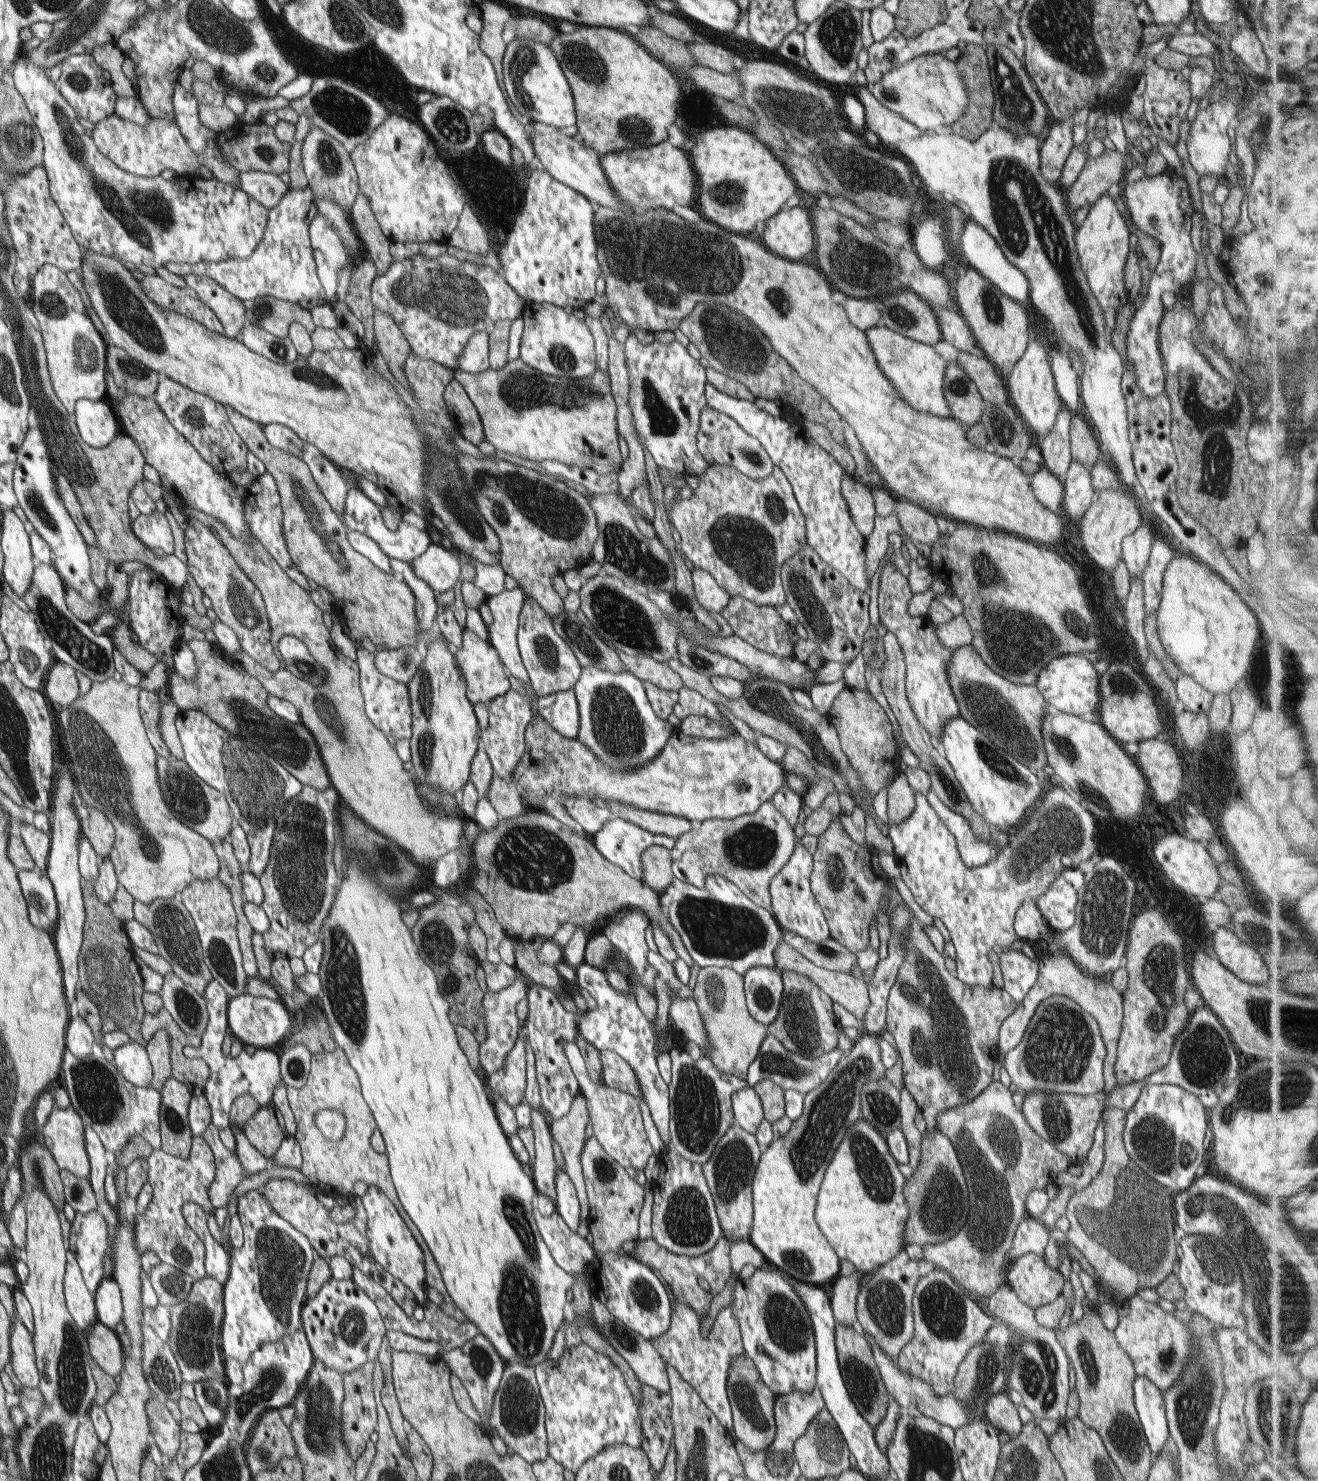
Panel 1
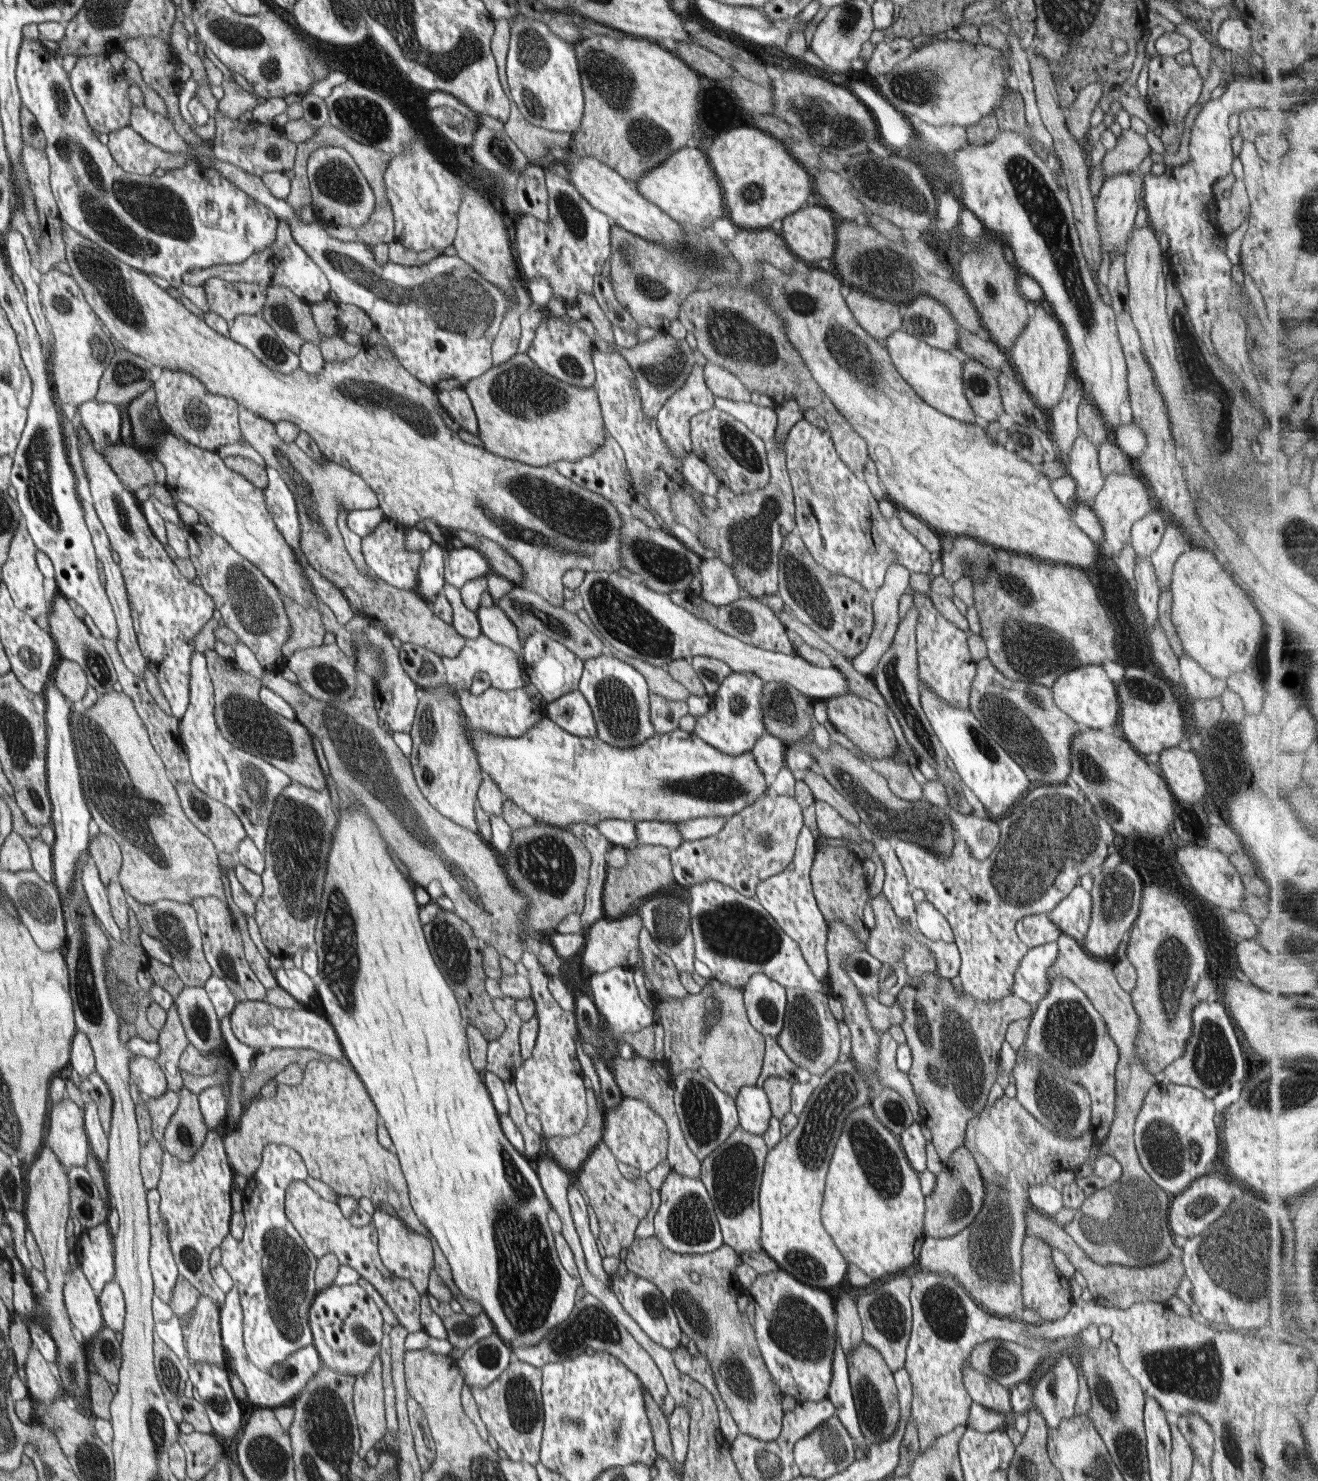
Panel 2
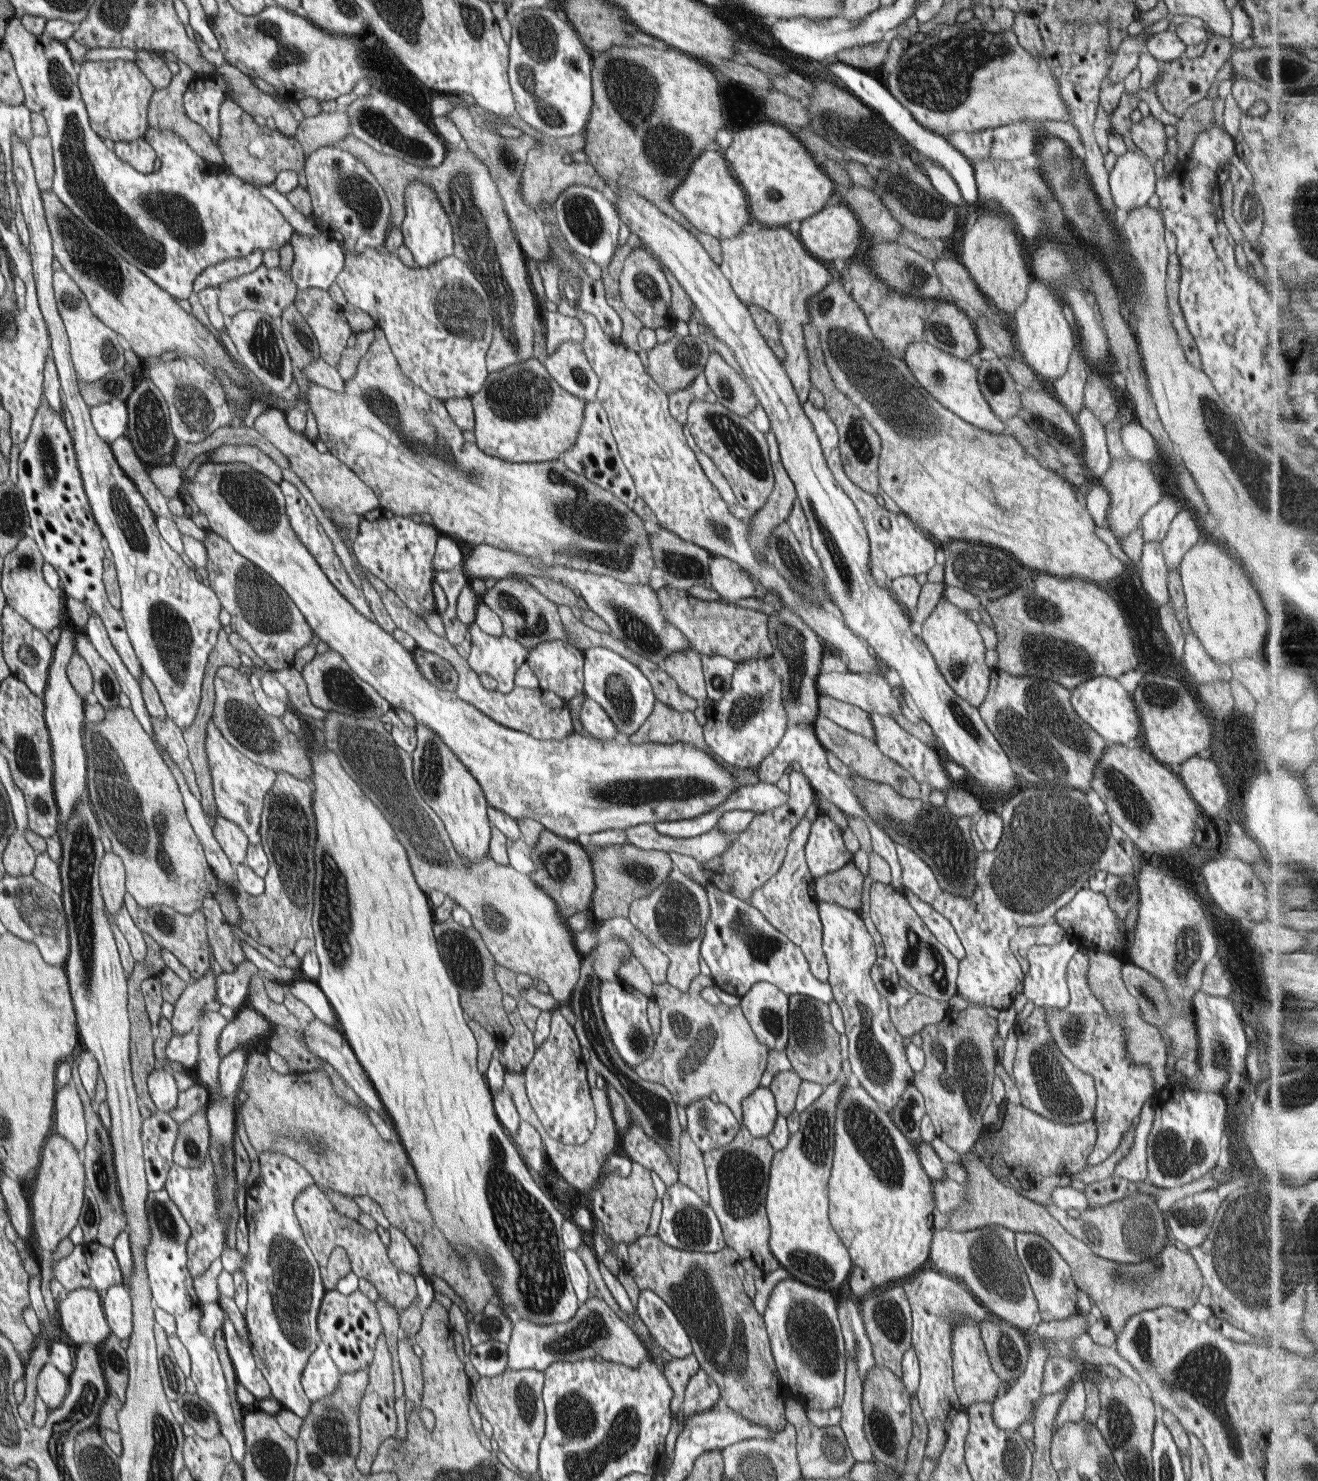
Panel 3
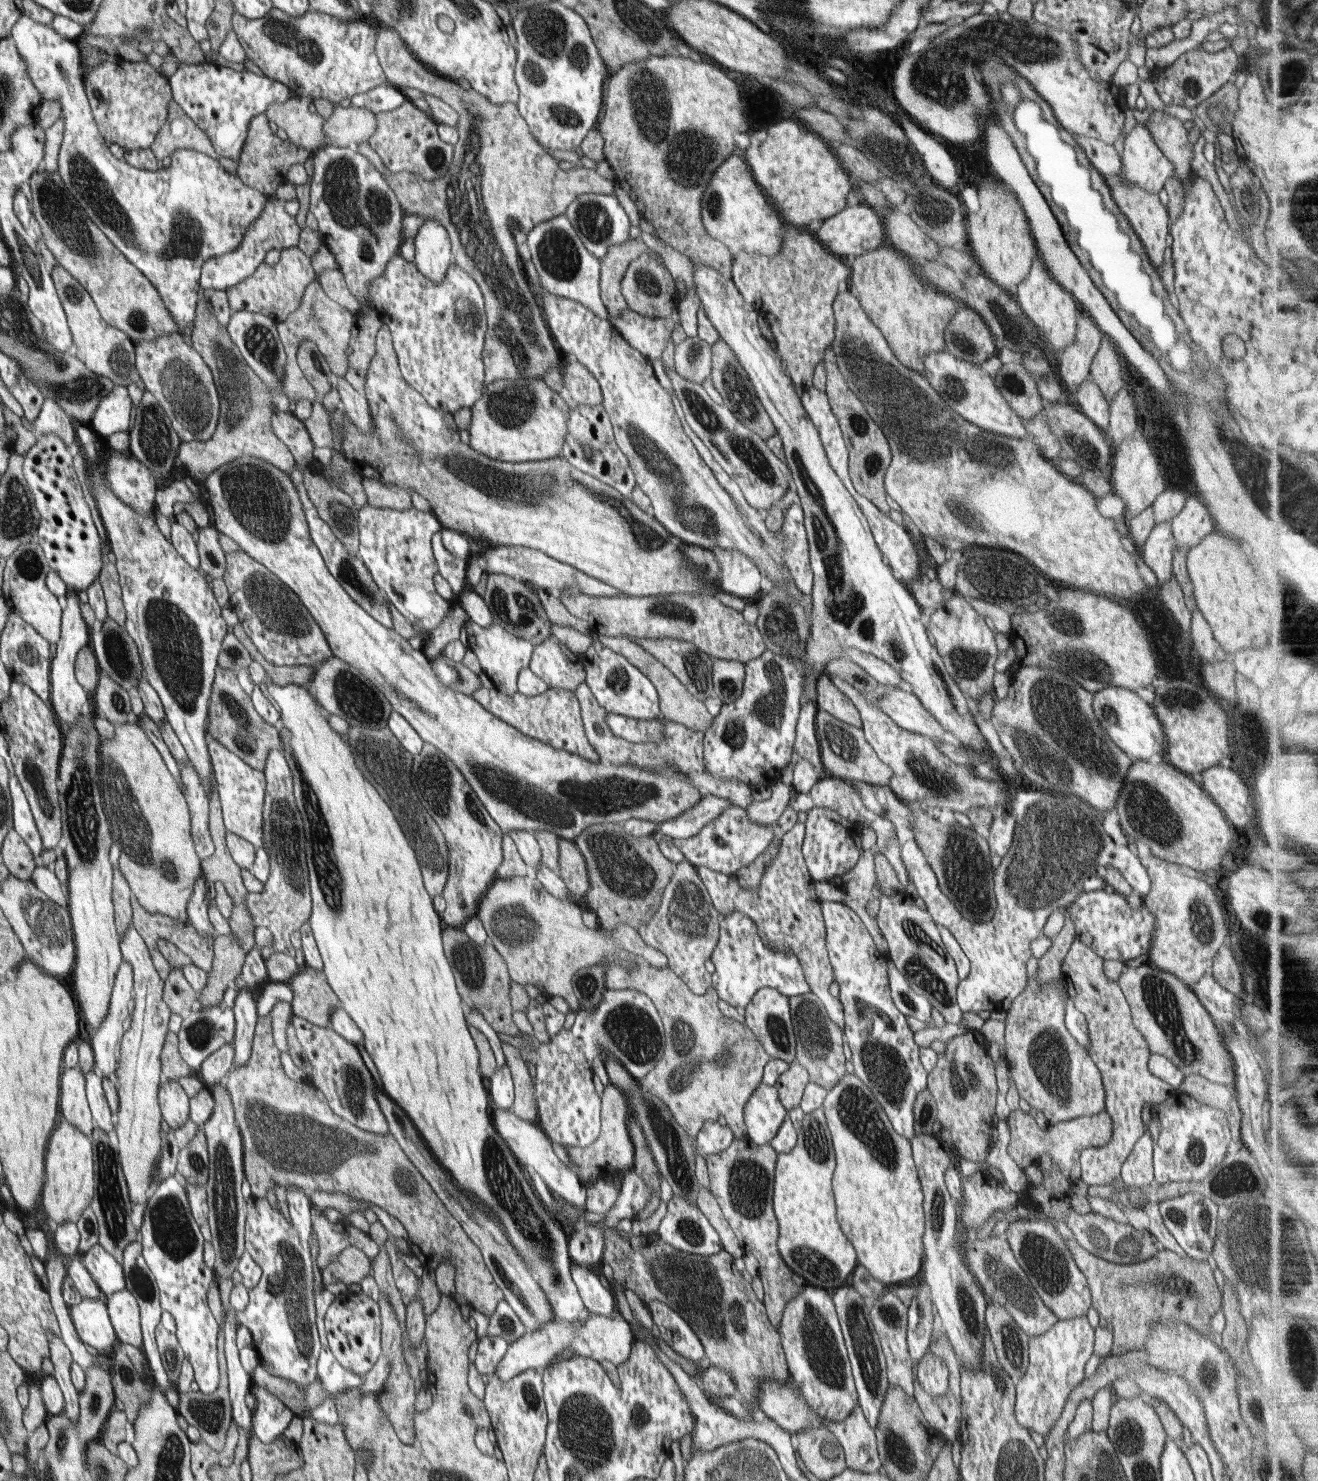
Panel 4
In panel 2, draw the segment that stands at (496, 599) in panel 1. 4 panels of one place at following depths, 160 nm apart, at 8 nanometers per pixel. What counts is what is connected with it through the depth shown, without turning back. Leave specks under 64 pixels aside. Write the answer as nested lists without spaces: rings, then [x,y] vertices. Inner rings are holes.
[[[493,604],[490,608],[479,607],[476,613],[482,633],[492,642],[514,650],[518,666],[522,669],[523,646],[520,644],[514,623],[497,604]]]

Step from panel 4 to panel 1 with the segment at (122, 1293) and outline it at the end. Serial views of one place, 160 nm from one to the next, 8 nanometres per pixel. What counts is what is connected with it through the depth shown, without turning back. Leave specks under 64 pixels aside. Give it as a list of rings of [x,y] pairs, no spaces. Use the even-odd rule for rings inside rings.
[[[105,1278],[94,1297],[99,1321],[114,1329],[123,1320],[123,1299],[119,1283],[113,1278]]]

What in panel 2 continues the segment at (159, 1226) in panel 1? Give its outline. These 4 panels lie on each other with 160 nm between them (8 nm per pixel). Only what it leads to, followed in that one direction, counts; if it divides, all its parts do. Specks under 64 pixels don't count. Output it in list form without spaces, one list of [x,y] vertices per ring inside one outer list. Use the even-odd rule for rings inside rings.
[[[212,1130],[206,1135],[206,1141],[202,1149],[194,1155],[190,1161],[182,1161],[171,1156],[167,1151],[162,1155],[162,1173],[158,1181],[157,1190],[161,1196],[161,1215],[169,1224],[169,1239],[172,1254],[179,1267],[179,1274],[191,1282],[203,1296],[213,1298],[219,1307],[224,1306],[225,1292],[215,1283],[209,1267],[210,1255],[216,1247],[220,1247],[222,1240],[228,1236],[230,1228],[230,1216],[232,1214],[230,1204],[230,1191],[232,1190],[234,1171],[228,1163],[222,1138],[218,1132]]]

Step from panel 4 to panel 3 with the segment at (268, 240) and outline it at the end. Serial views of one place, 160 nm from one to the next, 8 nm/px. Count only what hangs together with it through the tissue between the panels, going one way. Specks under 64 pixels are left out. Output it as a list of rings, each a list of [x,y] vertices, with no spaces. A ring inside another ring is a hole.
[[[256,249],[240,258],[231,258],[218,264],[209,266],[199,274],[194,285],[194,291],[206,288],[217,288],[222,283],[230,282],[243,274],[254,273],[263,264],[263,251]]]

